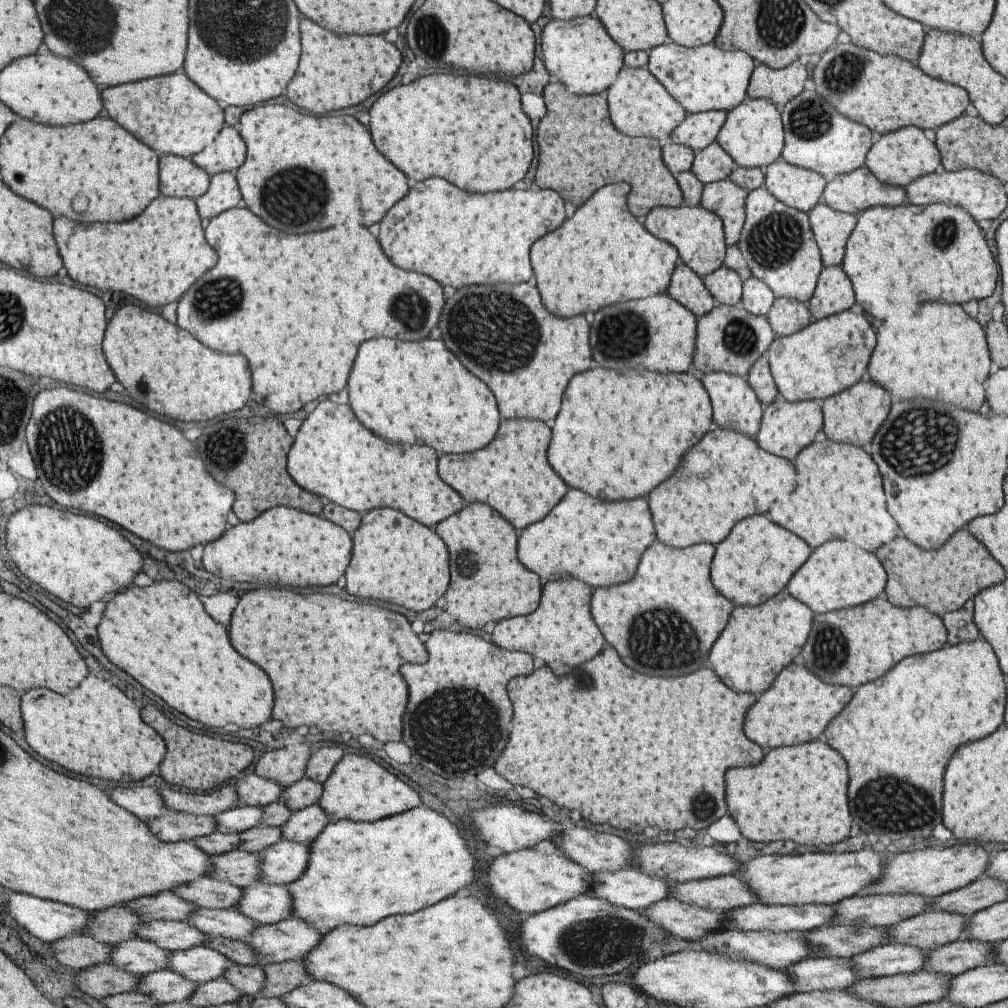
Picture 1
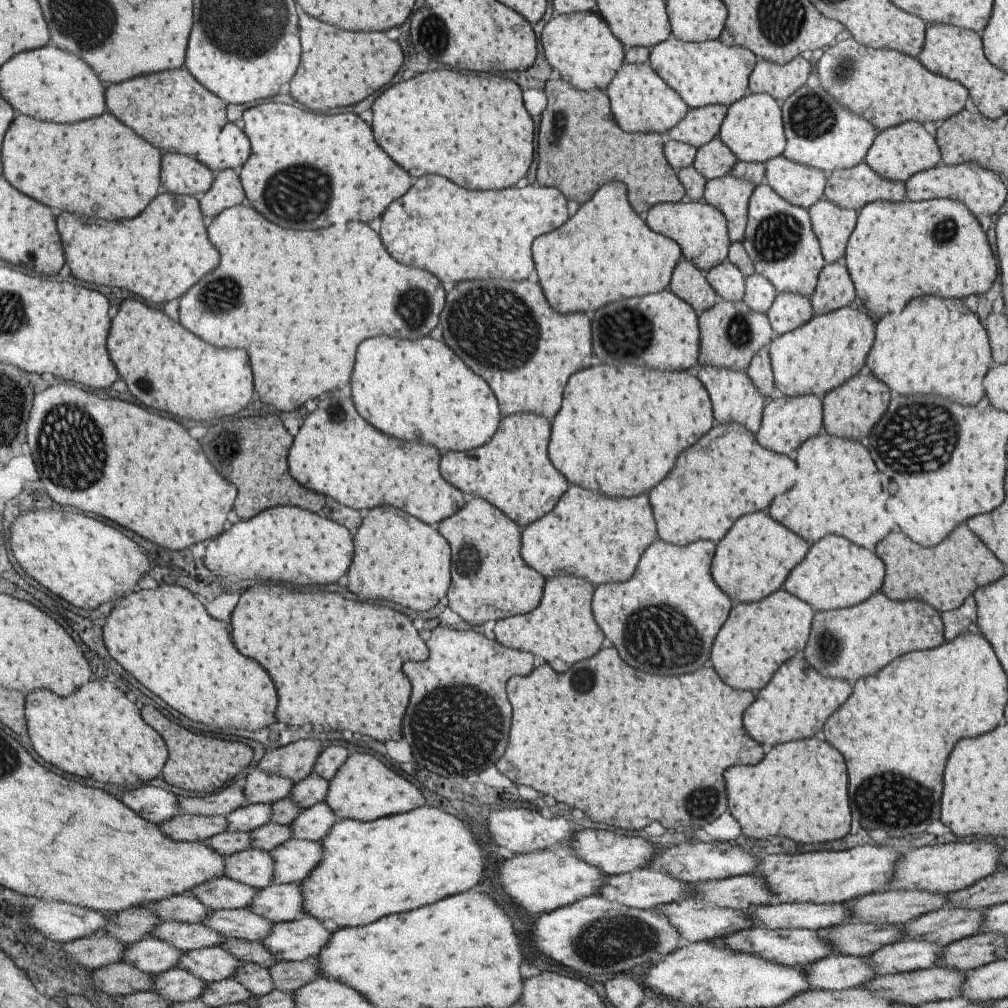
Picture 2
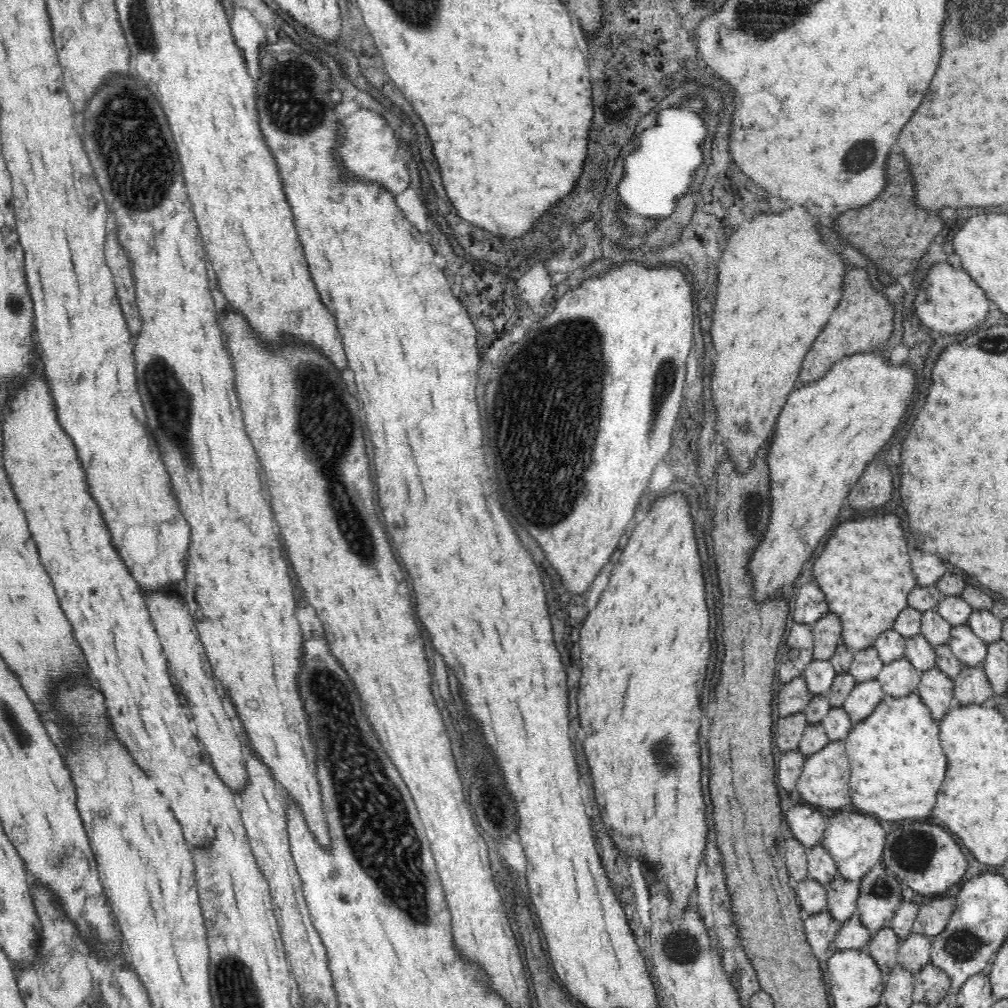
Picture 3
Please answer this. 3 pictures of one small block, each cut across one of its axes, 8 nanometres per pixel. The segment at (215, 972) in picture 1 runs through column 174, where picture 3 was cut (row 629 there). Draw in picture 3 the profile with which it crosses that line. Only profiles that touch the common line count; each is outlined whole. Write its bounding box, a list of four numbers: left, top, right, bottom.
[947,623,987,666]

